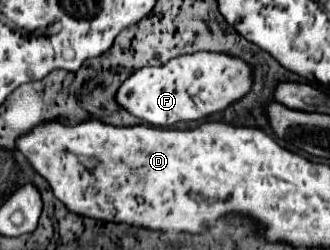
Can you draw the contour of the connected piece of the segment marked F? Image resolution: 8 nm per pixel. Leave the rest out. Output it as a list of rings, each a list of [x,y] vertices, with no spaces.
[[[198,51],[180,55],[160,67],[144,67],[130,75],[118,89],[116,101],[134,117],[156,125],[170,127],[178,121],[198,121],[222,113],[228,105],[242,99],[254,83],[254,67],[240,57],[226,53]]]

